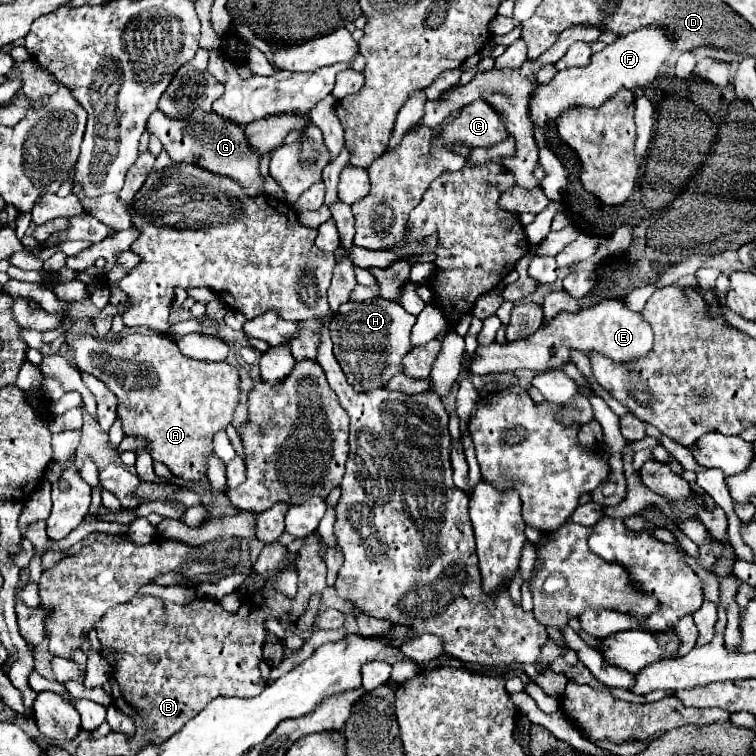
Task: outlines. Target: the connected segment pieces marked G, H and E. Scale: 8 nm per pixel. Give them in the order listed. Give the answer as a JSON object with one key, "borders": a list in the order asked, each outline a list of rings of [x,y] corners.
{"borders":[[[[154,111],[148,119],[148,129],[150,129],[150,133],[158,135],[158,139],[162,141],[162,145],[166,147],[166,151],[170,153],[174,163],[196,161],[200,167],[204,167],[212,173],[228,175],[228,177],[236,179],[240,185],[252,187],[252,189],[256,189],[256,193],[264,193],[266,179],[260,173],[262,155],[258,151],[254,151],[254,147],[250,147],[250,143],[246,141],[244,125],[224,119],[222,115],[216,115],[214,111],[210,111],[210,113],[194,111],[192,115],[186,115],[180,119],[168,117],[162,111]]],[[[376,297],[364,303],[342,303],[334,323],[330,323],[330,335],[334,341],[334,355],[348,377],[348,383],[358,391],[374,391],[386,387],[386,383],[404,371],[404,357],[412,351],[410,329],[416,317],[410,315],[400,303]]],[[[604,299],[602,303],[580,309],[578,313],[558,313],[548,325],[542,325],[528,339],[516,339],[506,343],[490,343],[480,345],[472,355],[470,373],[472,375],[488,375],[488,373],[504,373],[504,371],[520,371],[520,369],[560,369],[570,361],[568,351],[580,349],[586,355],[590,351],[598,351],[612,361],[630,361],[646,355],[652,349],[654,331],[650,323],[642,317],[642,313],[632,311],[622,299]]]]}

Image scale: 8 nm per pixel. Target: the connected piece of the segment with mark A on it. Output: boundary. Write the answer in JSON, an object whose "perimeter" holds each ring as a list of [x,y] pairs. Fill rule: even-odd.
{"perimeter":[[[62,331],[60,337],[68,343],[80,371],[88,371],[100,381],[104,381],[118,397],[118,415],[126,435],[146,437],[150,441],[150,451],[154,461],[166,463],[166,467],[184,481],[198,481],[206,473],[206,455],[212,451],[212,437],[216,431],[226,429],[232,421],[232,413],[238,401],[240,379],[238,371],[228,363],[196,361],[180,353],[174,339],[168,335],[140,335],[132,333],[108,341],[104,337],[94,337],[88,333]]]}

